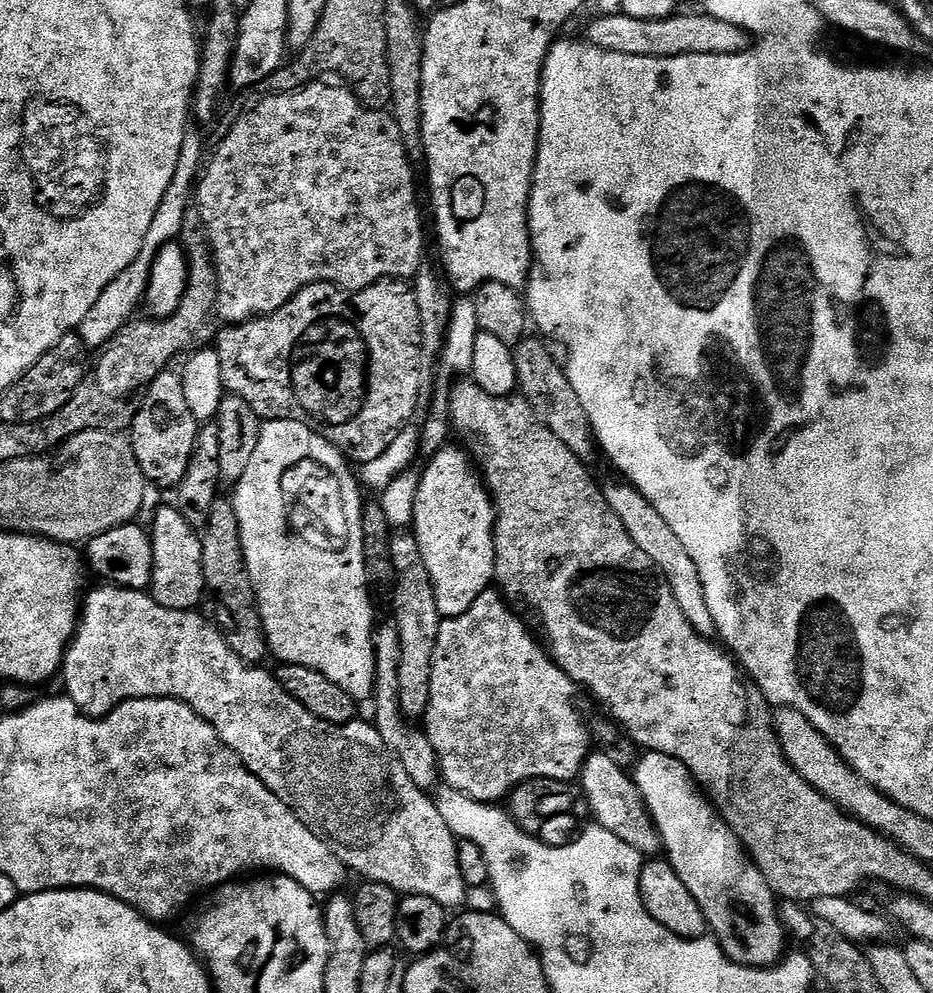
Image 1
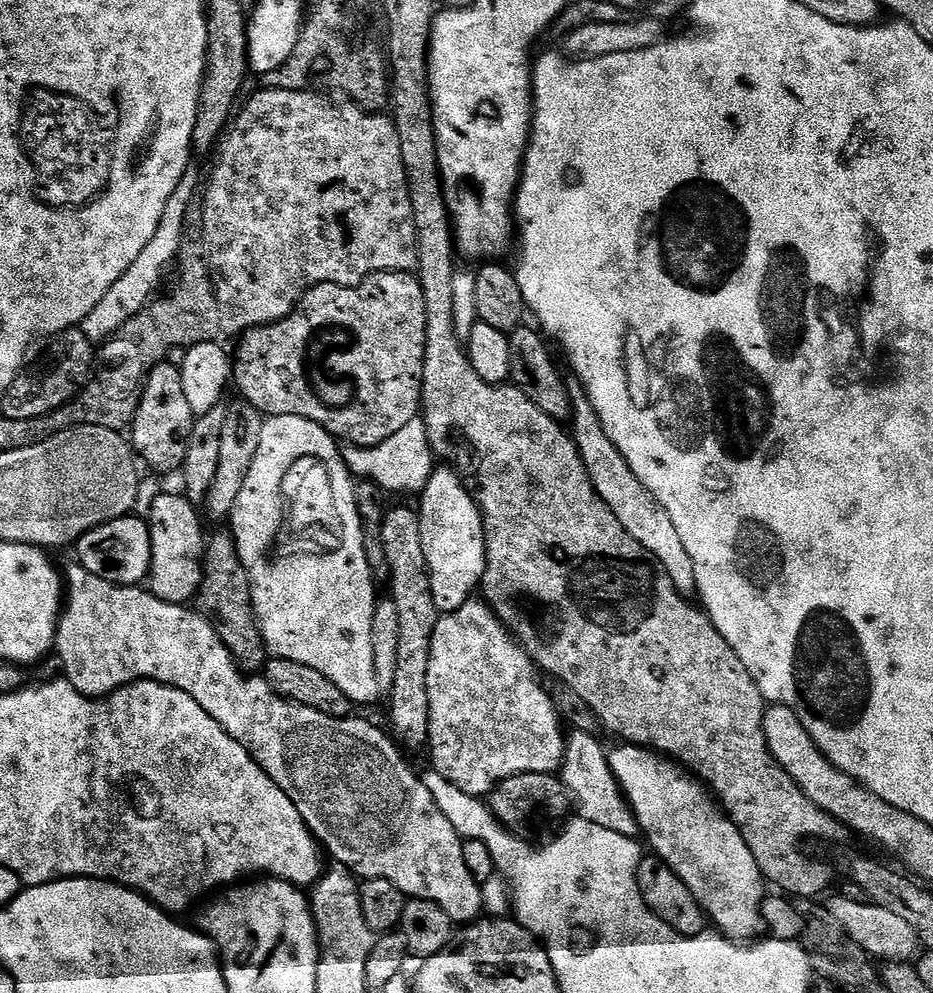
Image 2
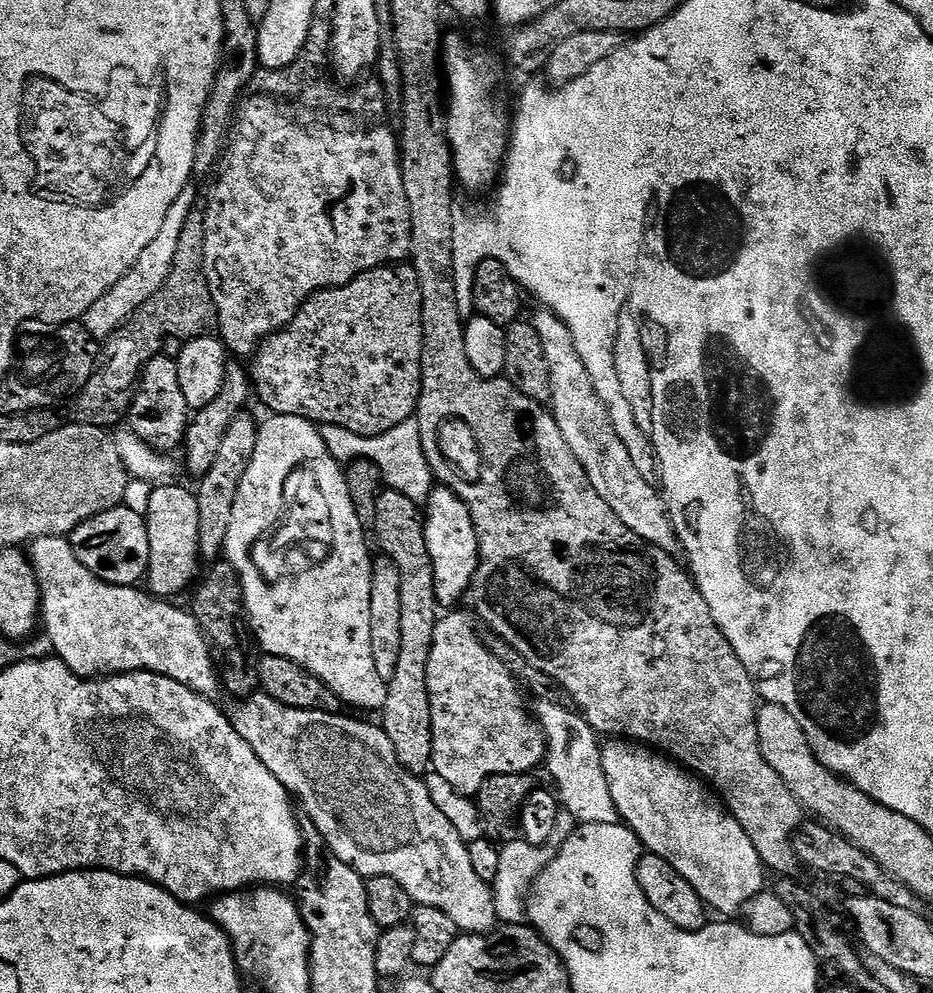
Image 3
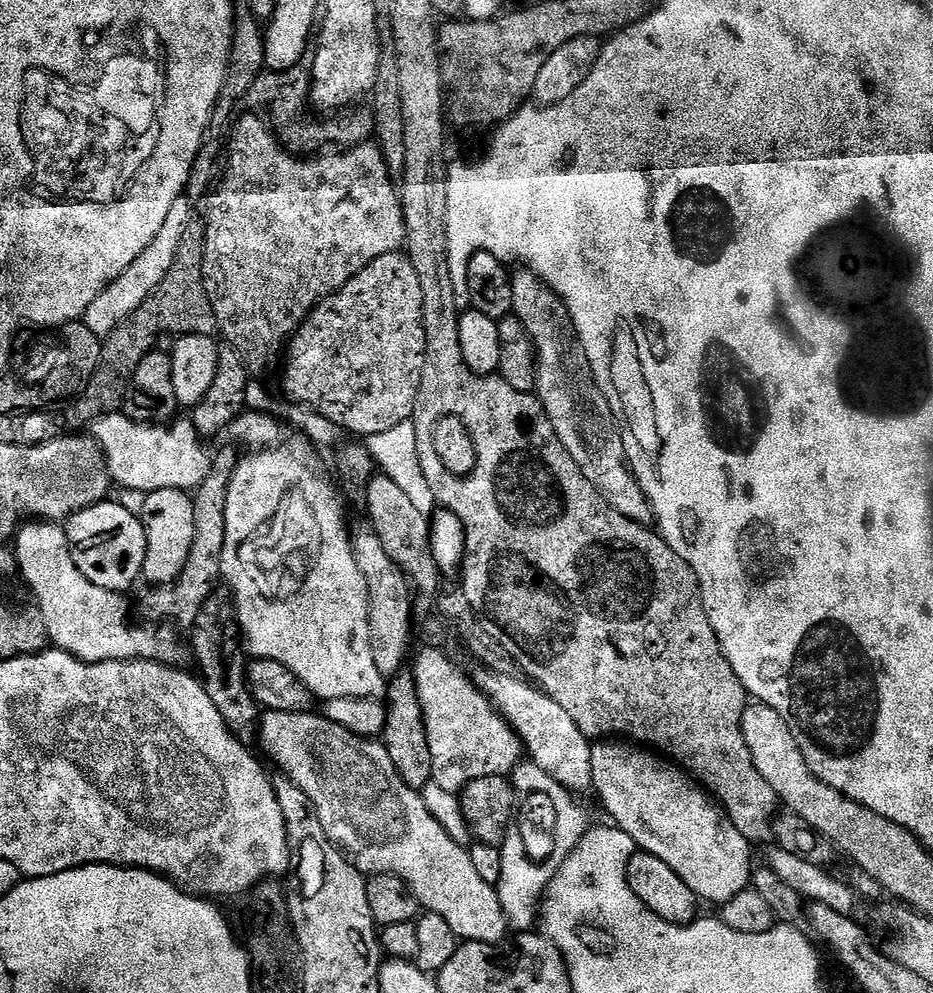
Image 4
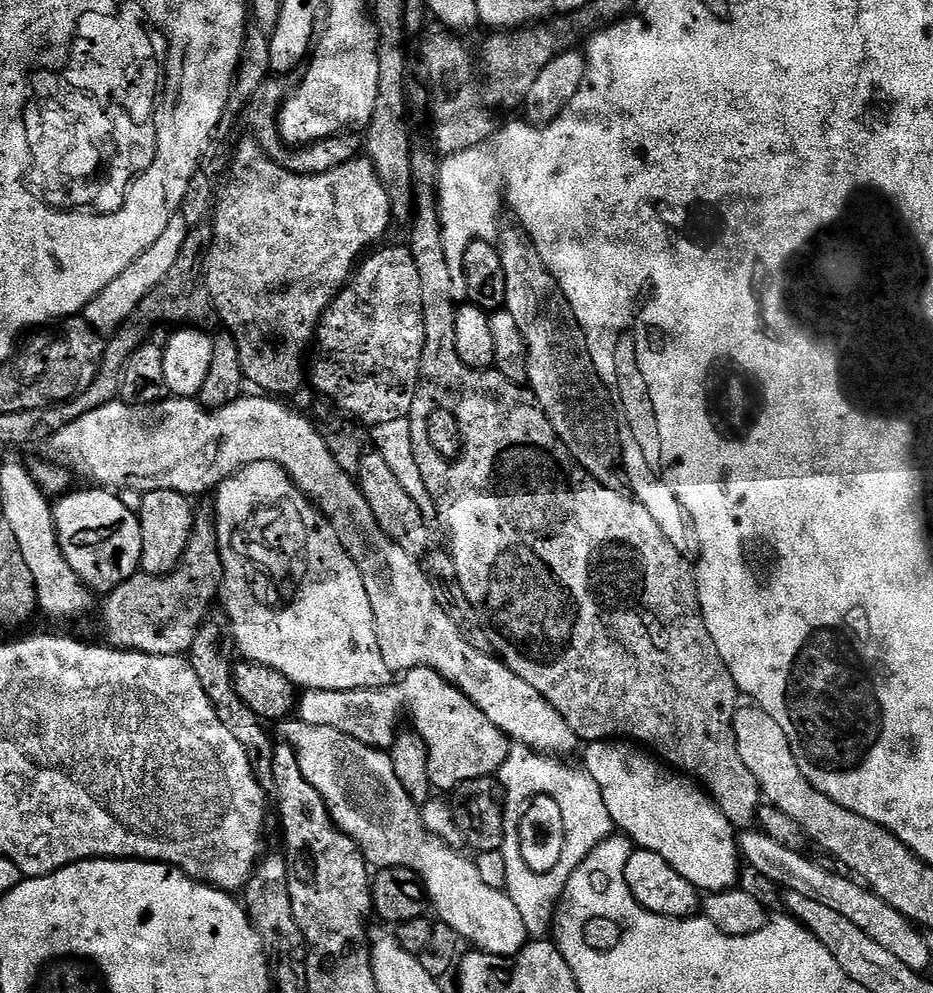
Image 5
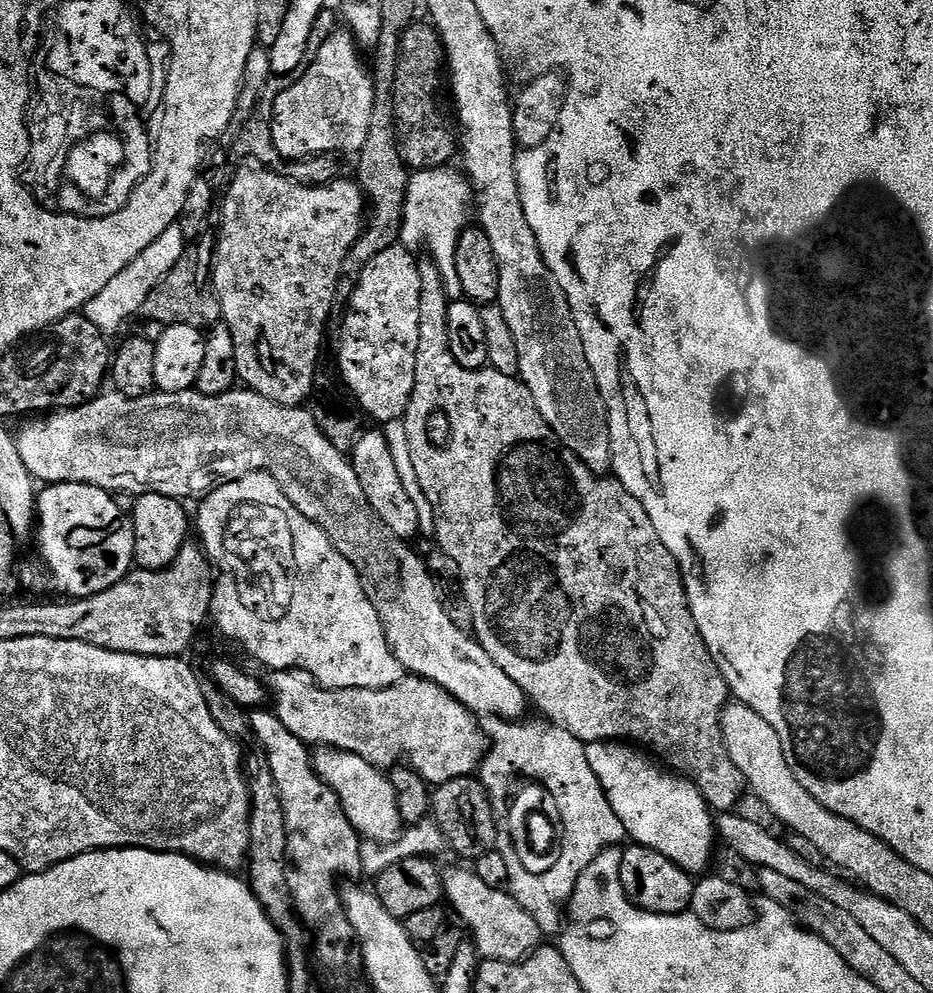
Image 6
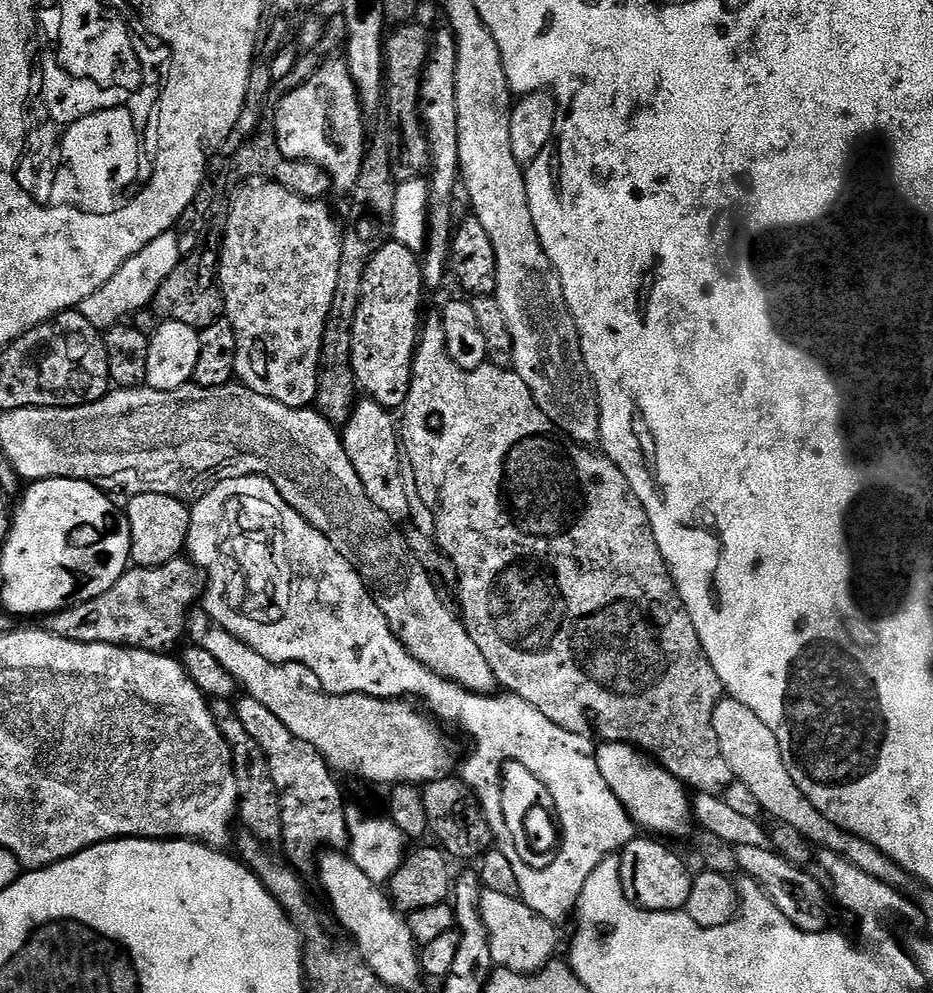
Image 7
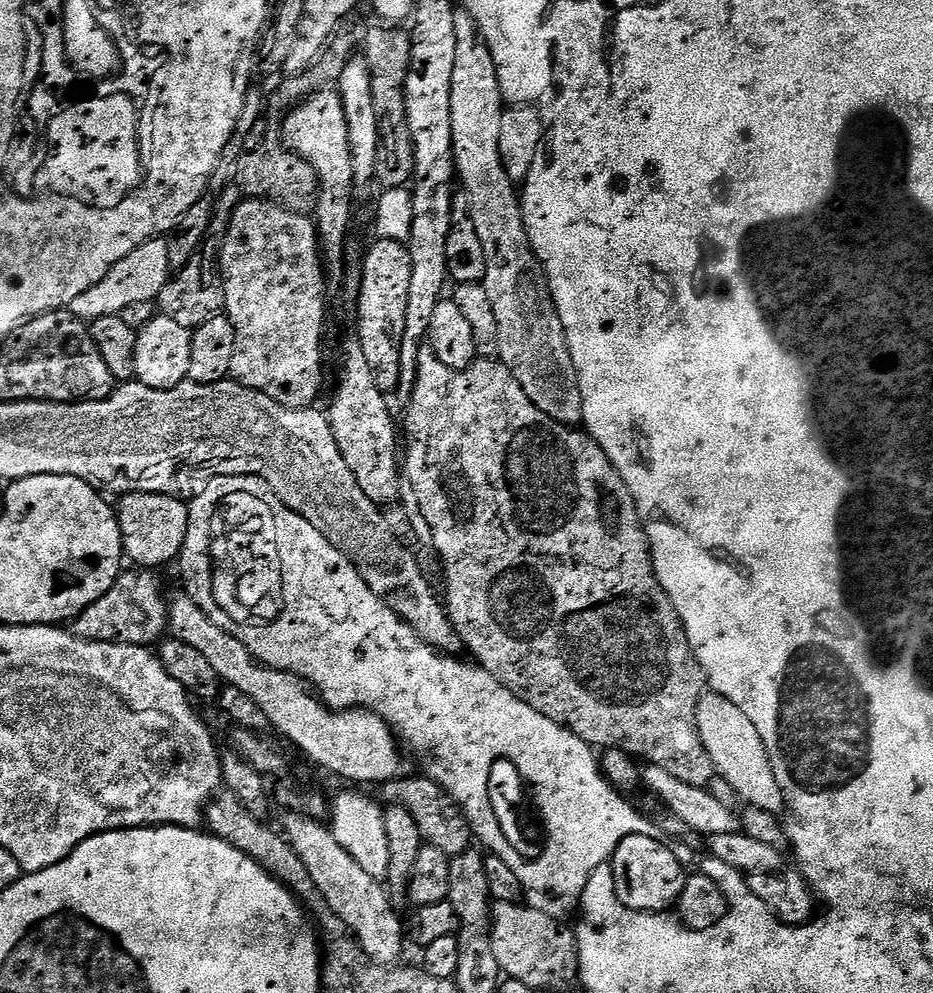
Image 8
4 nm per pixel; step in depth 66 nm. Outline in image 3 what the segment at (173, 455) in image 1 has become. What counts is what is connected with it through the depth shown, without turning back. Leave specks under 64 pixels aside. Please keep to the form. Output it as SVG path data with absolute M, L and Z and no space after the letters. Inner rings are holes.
M163 354L156 356L144 367L135 389L132 404L126 417L127 427L135 436L142 438L151 448L165 454L175 453L183 445L184 435L188 433L190 409L178 386L178 366Z

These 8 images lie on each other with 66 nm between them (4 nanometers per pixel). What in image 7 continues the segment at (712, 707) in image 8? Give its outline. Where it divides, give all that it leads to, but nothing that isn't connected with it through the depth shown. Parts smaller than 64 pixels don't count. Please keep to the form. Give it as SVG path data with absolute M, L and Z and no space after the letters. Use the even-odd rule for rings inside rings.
M721 698L716 701L716 709L712 714L714 734L718 734L718 746L722 750L722 758L730 766L733 777L744 784L758 798L761 809L772 815L773 821L781 820L786 826L794 826L798 834L811 840L813 845L820 846L837 856L843 856L858 870L866 870L874 878L884 884L900 886L906 880L904 869L891 860L886 853L878 850L869 840L854 836L838 827L832 820L826 819L818 809L794 786L794 778L790 778L790 770L786 770L786 762L782 762L782 750L778 750L778 738L770 734L770 726L754 714L742 702L731 698Z

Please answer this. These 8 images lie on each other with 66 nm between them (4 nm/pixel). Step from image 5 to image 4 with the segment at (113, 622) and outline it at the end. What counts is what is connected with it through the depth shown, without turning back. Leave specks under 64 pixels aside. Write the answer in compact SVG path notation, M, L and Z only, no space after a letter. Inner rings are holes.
M222 450L215 453L210 474L194 490L196 529L194 530L194 546L190 548L190 558L186 560L182 574L173 584L162 584L147 589L149 592L140 600L140 612L145 616L143 617L145 621L167 622L177 629L191 629L196 623L198 613L202 611L202 606L206 606L206 602L212 596L217 595L219 588L216 587L221 587L224 575L222 550L226 546L226 498L232 476L239 463L240 454L234 450Z

